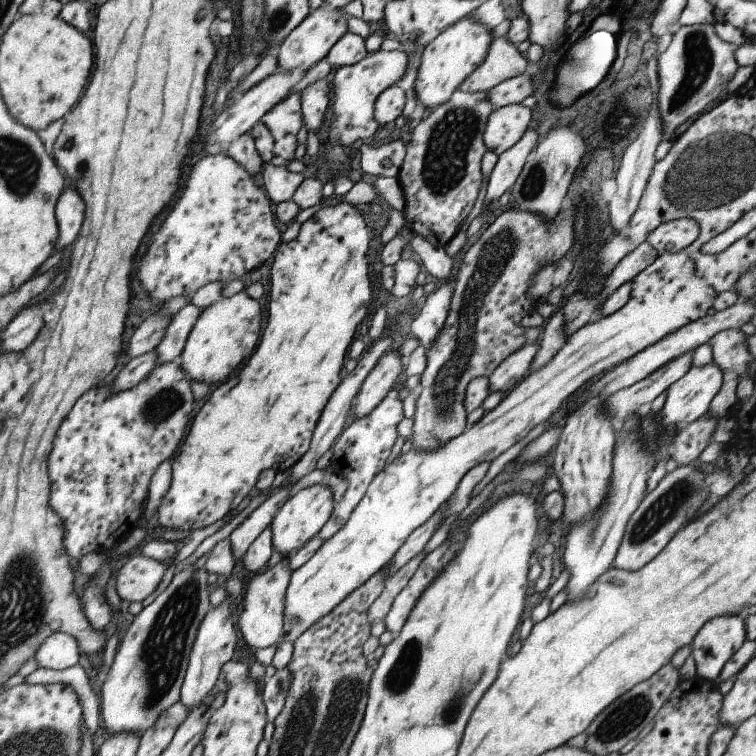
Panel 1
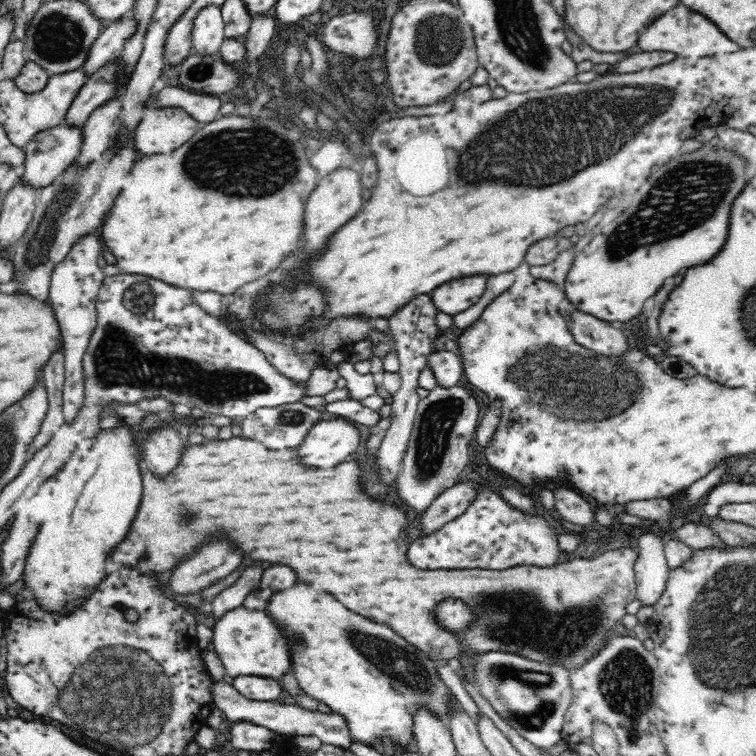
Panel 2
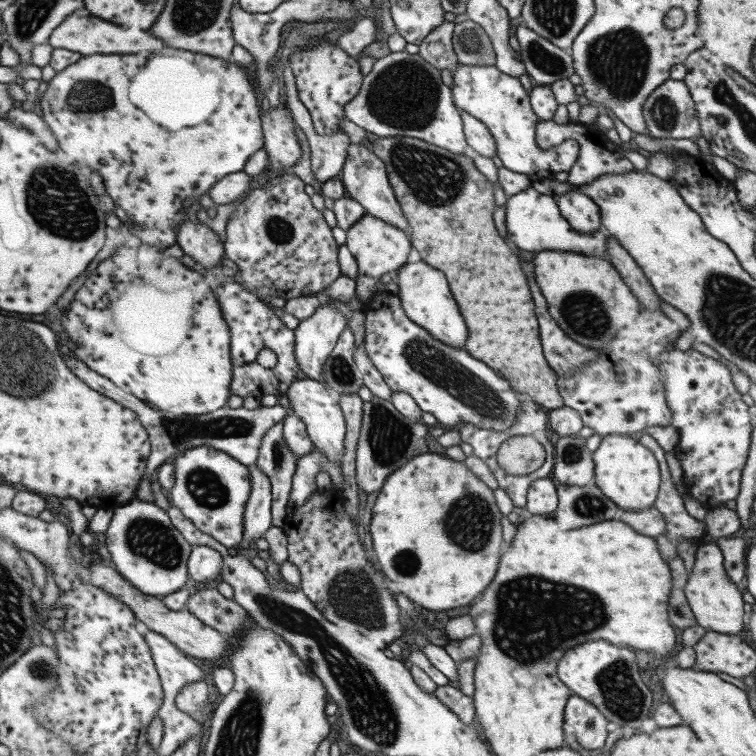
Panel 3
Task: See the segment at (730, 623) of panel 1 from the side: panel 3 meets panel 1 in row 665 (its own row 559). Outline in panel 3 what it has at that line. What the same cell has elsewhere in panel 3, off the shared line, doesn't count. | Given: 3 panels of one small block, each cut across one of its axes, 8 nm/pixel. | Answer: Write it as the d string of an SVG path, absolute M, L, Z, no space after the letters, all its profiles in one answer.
M703 541L695 551L695 560L689 571L684 595L695 624L702 626L705 631L715 631L721 634L737 635L745 628L746 616L743 614L741 589L728 578L723 569L723 555L717 544Z

